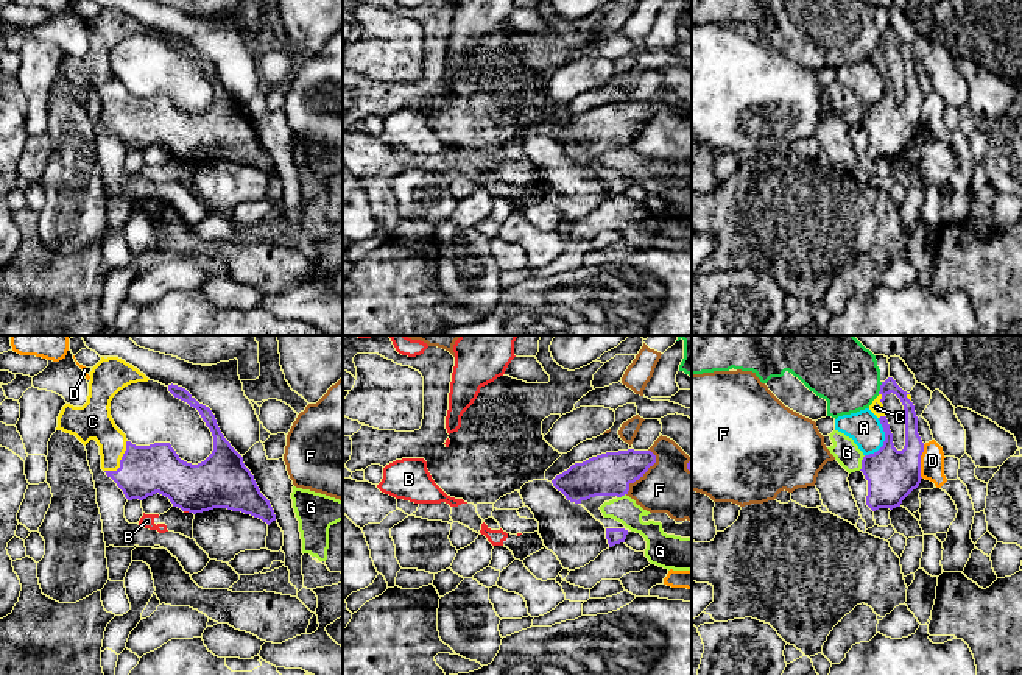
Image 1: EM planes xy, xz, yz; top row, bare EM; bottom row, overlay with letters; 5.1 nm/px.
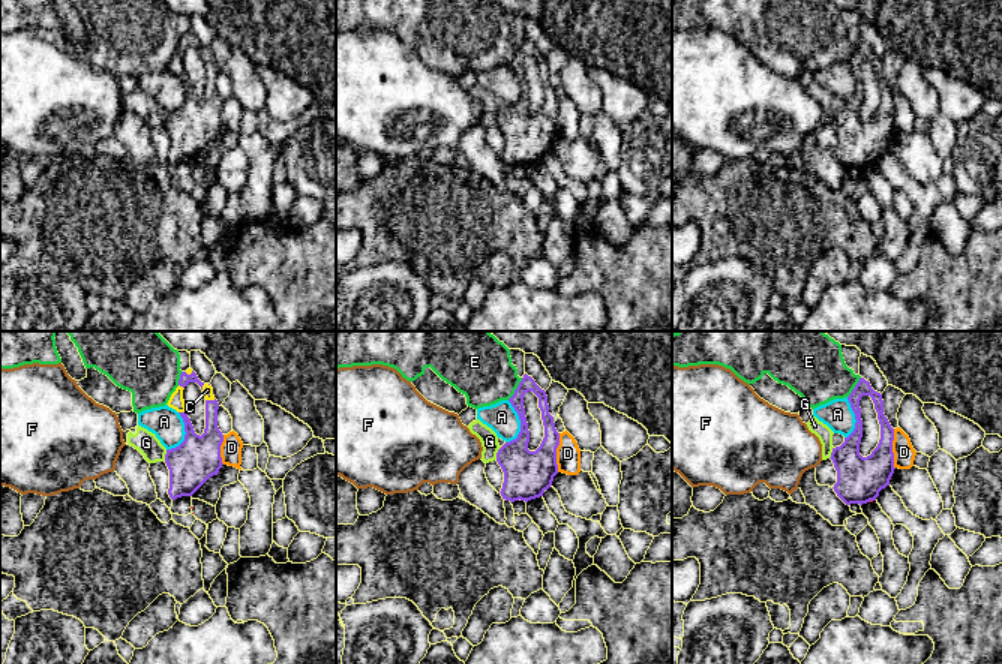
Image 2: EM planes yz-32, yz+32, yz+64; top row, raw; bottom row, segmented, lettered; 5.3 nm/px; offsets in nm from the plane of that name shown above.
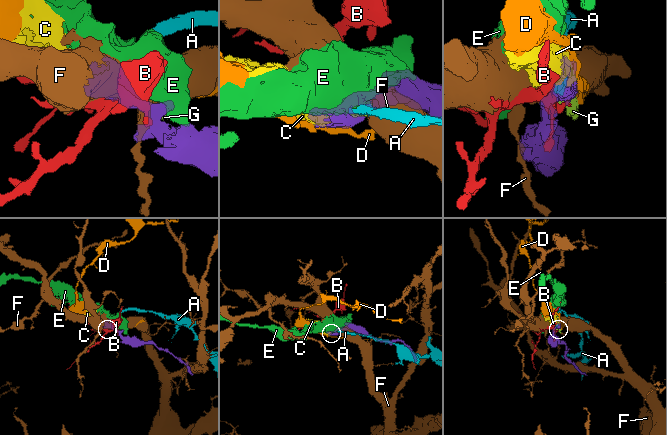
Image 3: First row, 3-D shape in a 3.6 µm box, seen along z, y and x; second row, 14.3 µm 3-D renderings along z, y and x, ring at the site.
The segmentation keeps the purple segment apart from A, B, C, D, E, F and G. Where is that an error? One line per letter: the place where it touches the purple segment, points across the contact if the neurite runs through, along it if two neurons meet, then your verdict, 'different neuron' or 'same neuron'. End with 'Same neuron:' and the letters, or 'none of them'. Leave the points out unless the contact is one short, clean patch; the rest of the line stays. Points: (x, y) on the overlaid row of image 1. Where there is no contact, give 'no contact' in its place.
A: yz (885, 440) | different neuron
B: xy (187, 510) | along xy (184, 510), (189, 512) | different neuron
C: xy (120, 460) | same neuron
D: yz (919, 462) | different neuron
E: yz (881, 388) | along yz (882, 382), (877, 393) | different neuron
F: xz (644, 473) | different neuron
G: yz (862, 463) | different neuron
Same neuron: C

